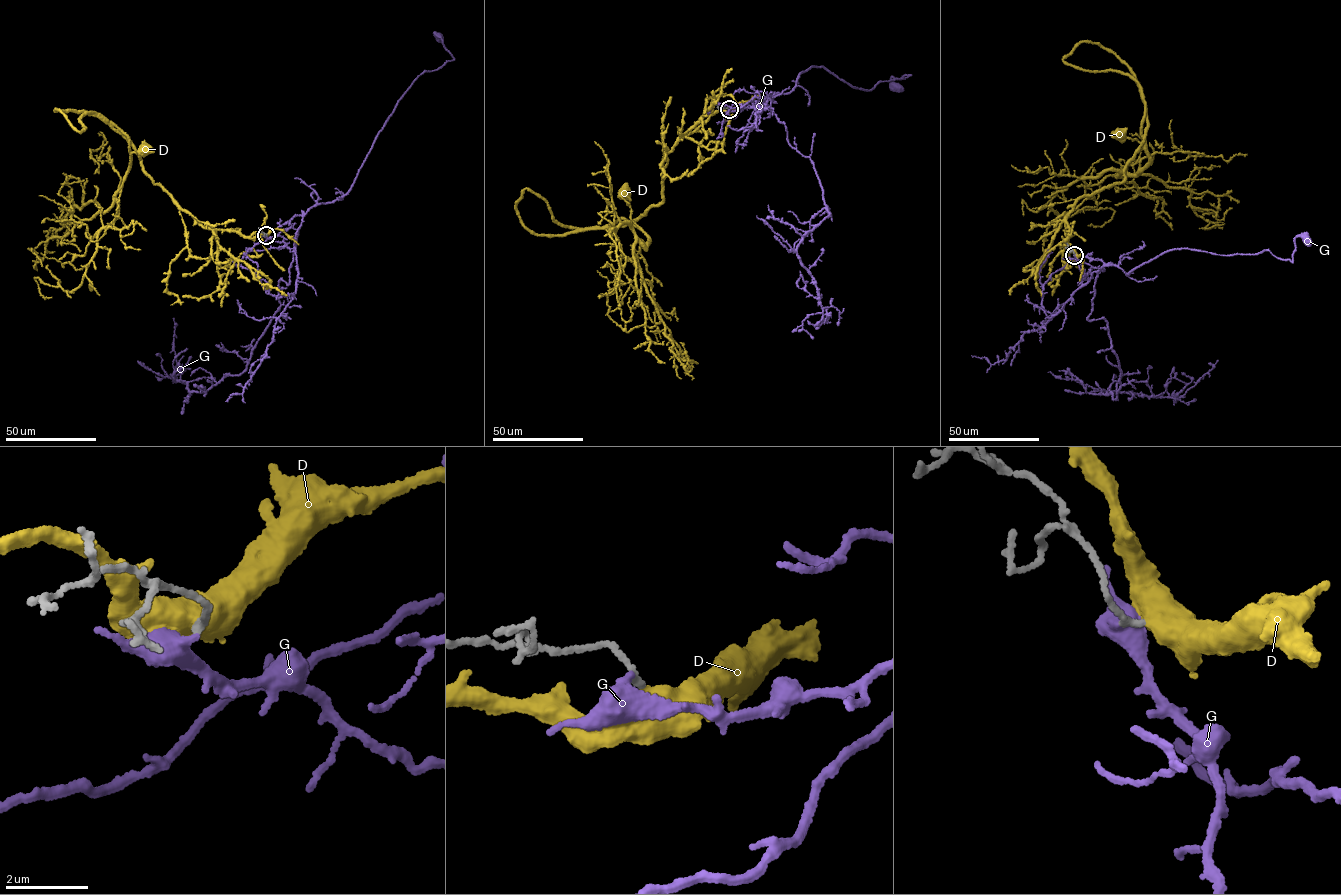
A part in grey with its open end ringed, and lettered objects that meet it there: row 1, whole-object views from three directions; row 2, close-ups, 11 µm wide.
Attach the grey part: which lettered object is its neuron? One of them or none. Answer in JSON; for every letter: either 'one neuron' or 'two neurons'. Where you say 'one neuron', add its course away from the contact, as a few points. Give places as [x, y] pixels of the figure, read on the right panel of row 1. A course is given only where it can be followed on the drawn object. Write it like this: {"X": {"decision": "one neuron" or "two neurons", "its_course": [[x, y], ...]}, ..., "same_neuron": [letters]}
{"D": {"decision": "two neurons"}, "G": {"decision": "one neuron", "its_course": [[1074, 255], [1083, 284], [1101, 267], [1128, 275], [1177, 248], [1268, 250], [1292, 262], [1295, 238], [1306, 238]]}, "same_neuron": ["G"]}

